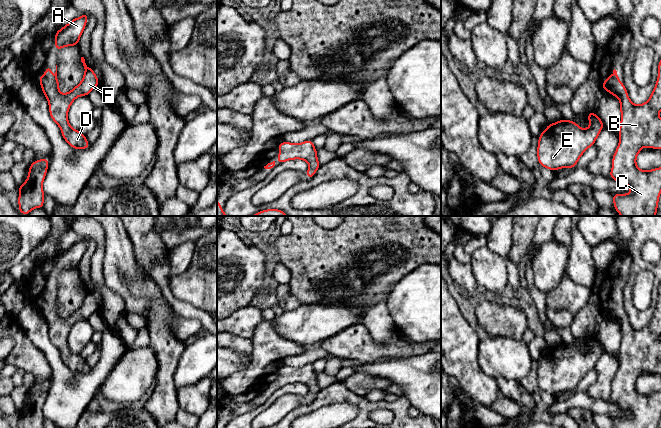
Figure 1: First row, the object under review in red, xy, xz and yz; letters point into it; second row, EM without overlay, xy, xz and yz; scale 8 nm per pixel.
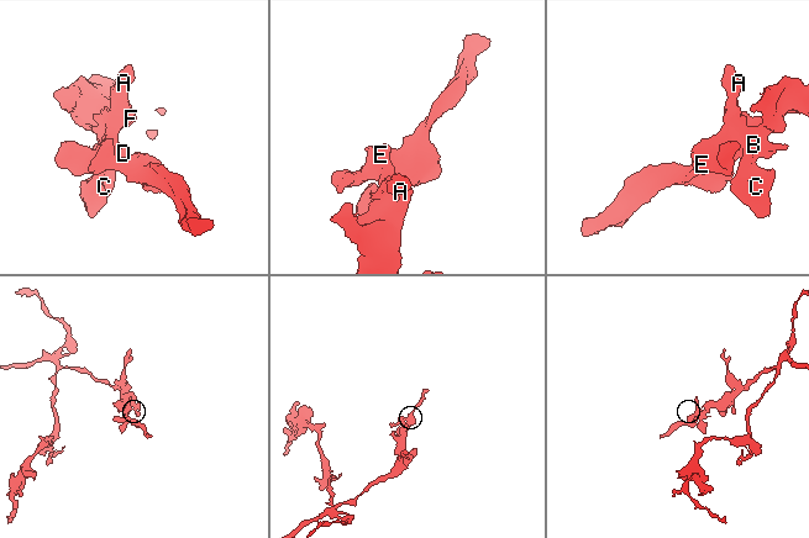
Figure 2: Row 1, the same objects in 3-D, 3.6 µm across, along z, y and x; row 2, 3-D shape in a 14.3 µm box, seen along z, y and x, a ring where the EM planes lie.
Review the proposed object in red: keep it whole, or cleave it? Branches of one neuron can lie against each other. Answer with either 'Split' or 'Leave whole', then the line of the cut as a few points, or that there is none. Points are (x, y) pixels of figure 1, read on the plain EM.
Leave whole. No split

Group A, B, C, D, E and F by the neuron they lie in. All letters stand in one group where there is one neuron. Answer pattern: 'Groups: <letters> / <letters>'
Groups: A B C D E F

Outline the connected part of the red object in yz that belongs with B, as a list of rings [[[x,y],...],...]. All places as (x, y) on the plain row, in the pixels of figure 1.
[[[661,284],[658,288],[656,309],[649,324],[643,328],[631,326],[615,293],[600,310],[620,325],[620,363],[612,382],[609,400],[631,412],[628,418],[612,418],[613,427],[658,428],[661,418],[661,391],[640,394],[636,381],[643,371],[661,374]]]

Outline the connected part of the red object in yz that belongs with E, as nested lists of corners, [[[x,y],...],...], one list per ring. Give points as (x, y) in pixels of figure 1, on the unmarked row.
[[[595,336],[587,337],[589,351],[582,353],[577,347],[562,343],[540,358],[537,381],[540,390],[552,395],[575,392],[582,378],[594,370],[604,348]]]

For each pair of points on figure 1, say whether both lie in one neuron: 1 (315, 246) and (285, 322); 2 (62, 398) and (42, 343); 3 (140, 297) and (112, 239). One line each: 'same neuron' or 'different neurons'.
1: different neurons
2: same neuron
3: same neuron

